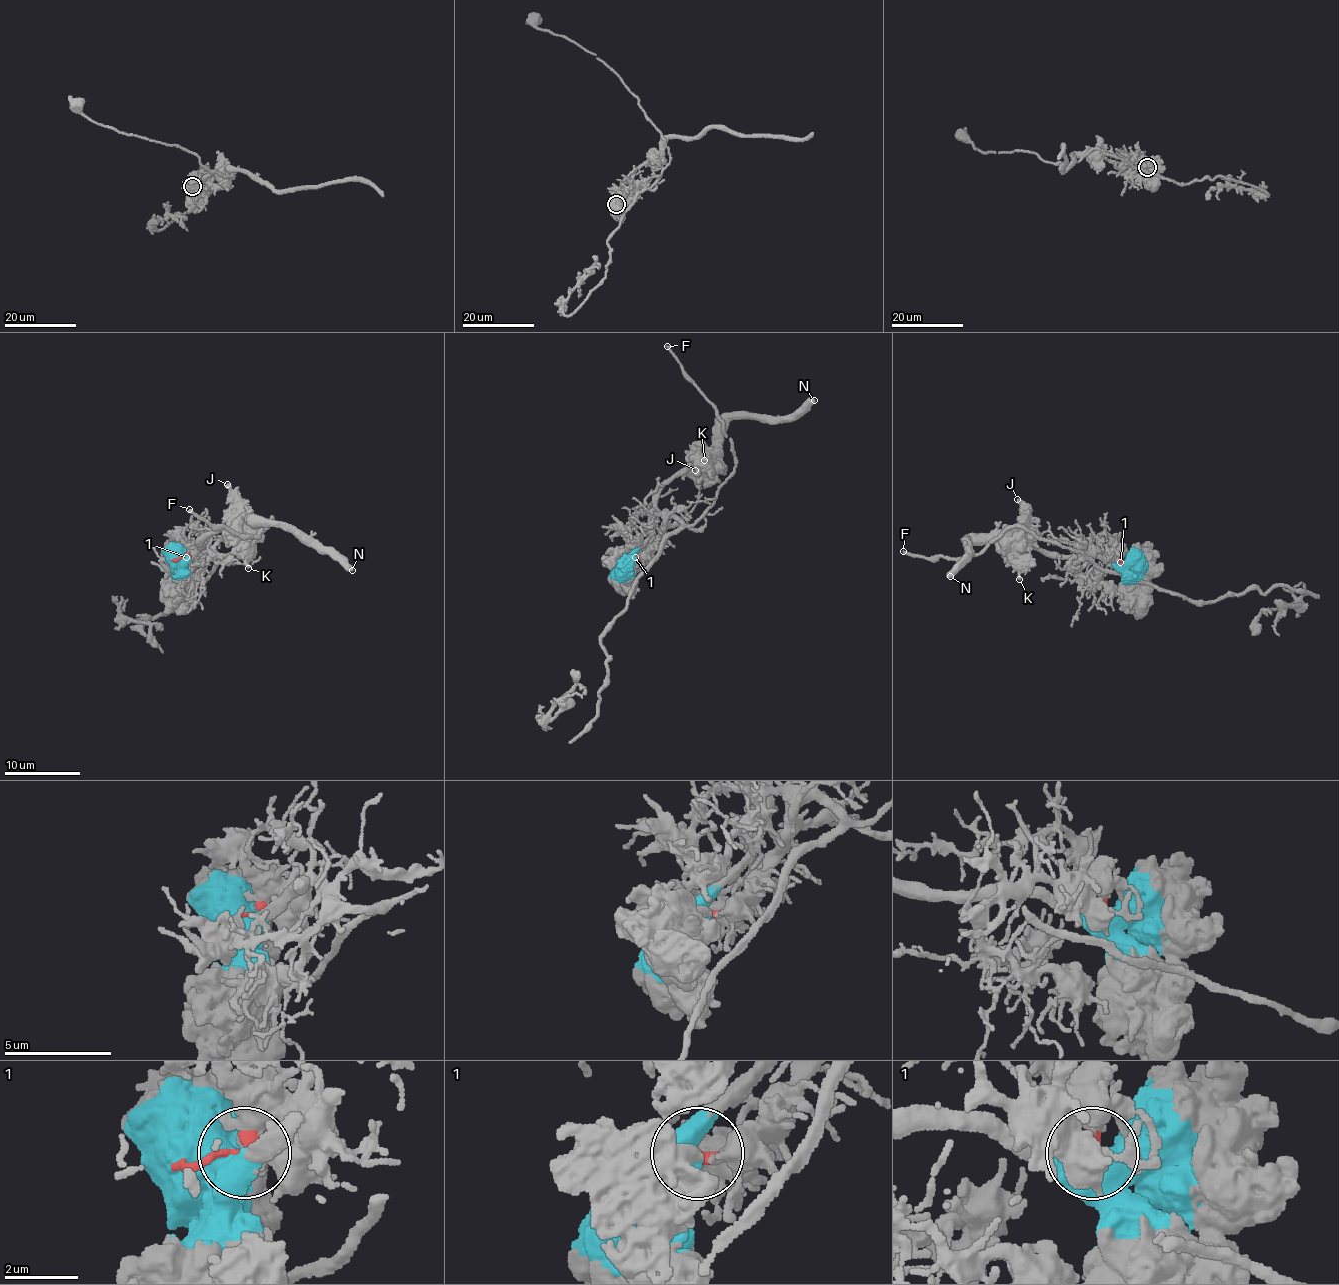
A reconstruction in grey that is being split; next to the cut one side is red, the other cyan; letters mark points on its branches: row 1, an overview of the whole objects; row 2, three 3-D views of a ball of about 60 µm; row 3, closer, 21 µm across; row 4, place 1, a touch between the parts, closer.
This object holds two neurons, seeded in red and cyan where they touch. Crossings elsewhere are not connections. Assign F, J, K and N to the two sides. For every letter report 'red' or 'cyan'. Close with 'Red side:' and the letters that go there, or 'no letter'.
F: red
J: cyan
K: cyan
N: cyan
Red side: F

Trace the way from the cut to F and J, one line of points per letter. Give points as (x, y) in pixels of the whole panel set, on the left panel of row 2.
F: (174, 560), (209, 544), (219, 553), (243, 550), (272, 518), (258, 537), (211, 524), (189, 509)
J: (174, 560), (202, 550), (197, 544), (219, 529), (230, 505), (227, 483)

